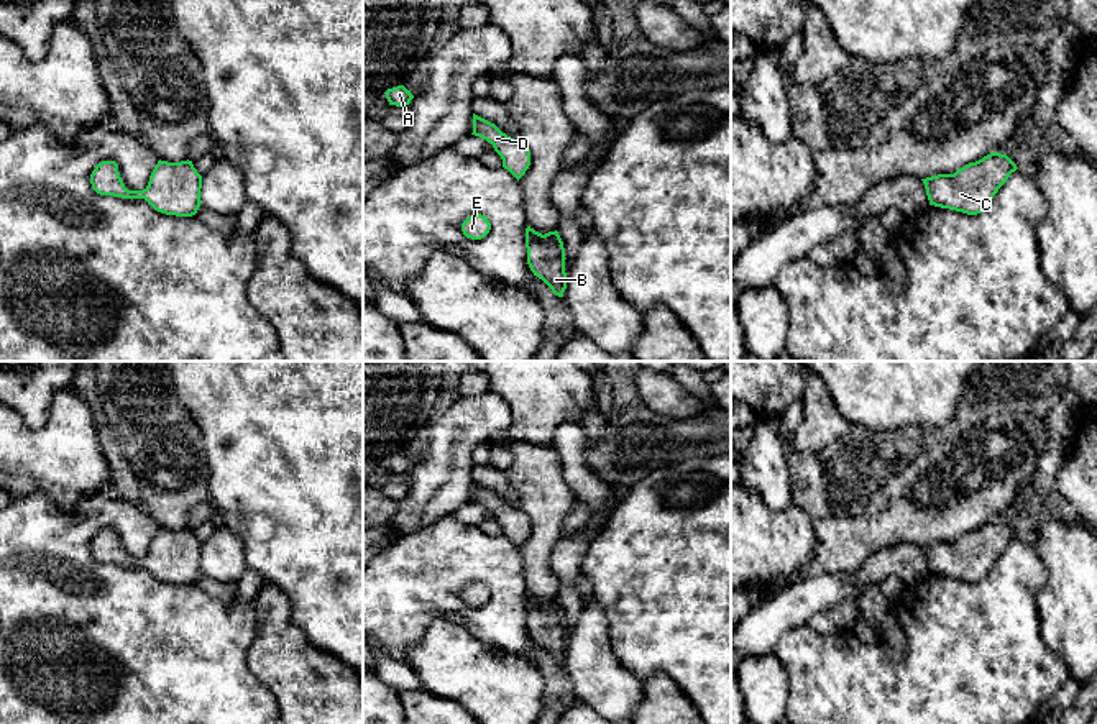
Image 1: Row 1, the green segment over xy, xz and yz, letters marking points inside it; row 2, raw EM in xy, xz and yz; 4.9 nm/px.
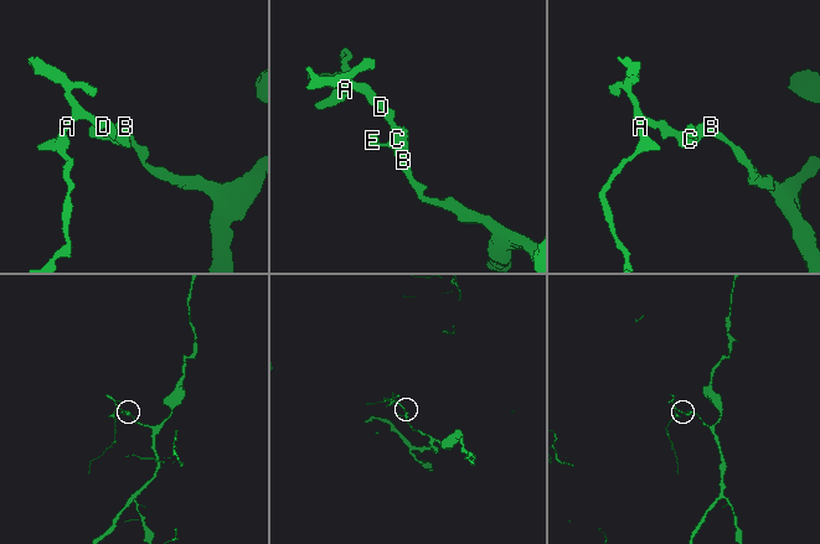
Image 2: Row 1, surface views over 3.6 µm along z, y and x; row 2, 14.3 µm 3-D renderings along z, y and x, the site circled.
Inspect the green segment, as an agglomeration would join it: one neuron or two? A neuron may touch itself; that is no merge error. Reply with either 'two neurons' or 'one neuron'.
one neuron

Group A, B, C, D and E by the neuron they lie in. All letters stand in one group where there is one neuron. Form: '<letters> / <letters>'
A B C D E

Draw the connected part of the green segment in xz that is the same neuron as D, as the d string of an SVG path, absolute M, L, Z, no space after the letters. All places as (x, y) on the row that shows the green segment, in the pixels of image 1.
M473 113L473 133L493 144L507 169L517 181L530 166L530 151L517 140L503 133L494 123Z

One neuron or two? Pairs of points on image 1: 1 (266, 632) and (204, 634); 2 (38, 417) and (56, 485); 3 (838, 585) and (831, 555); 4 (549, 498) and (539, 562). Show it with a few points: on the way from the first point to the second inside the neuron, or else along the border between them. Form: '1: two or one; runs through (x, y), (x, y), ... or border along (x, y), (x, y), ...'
1: two; border along (257, 619), (253, 641), (248, 649), (250, 670)
2: two; border along (59, 391), (40, 427), (17, 412)
3: two; border along (854, 572), (820, 573), (798, 583)
4: one; runs through (546, 514), (546, 534), (539, 545)

